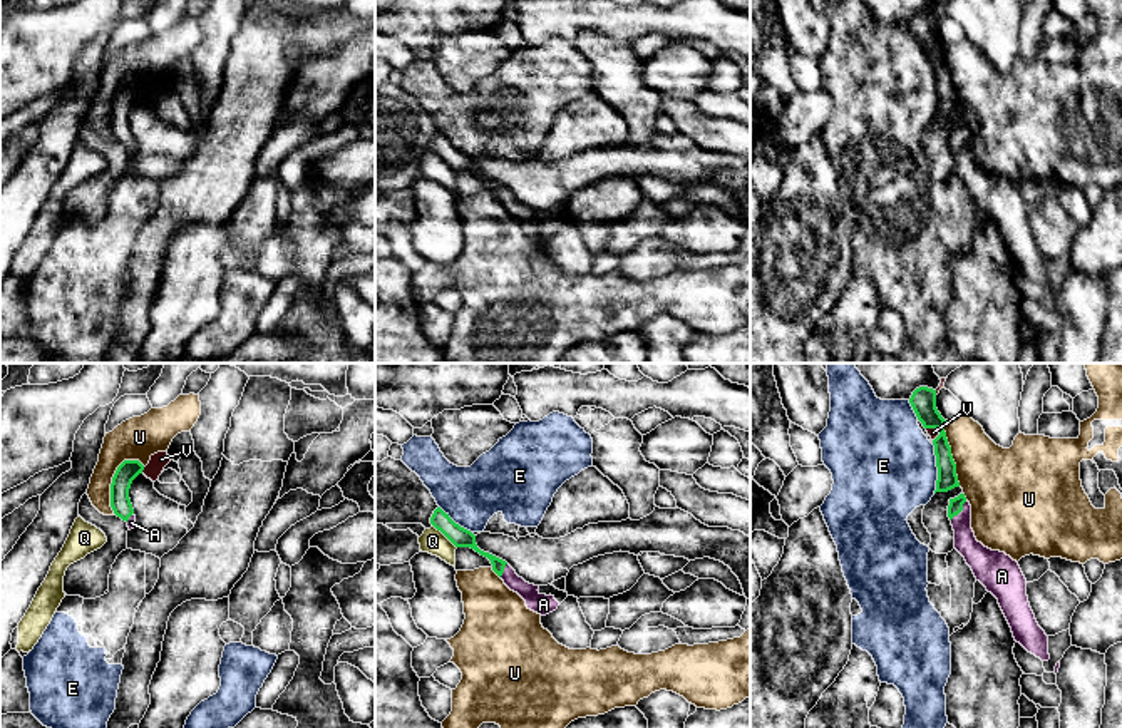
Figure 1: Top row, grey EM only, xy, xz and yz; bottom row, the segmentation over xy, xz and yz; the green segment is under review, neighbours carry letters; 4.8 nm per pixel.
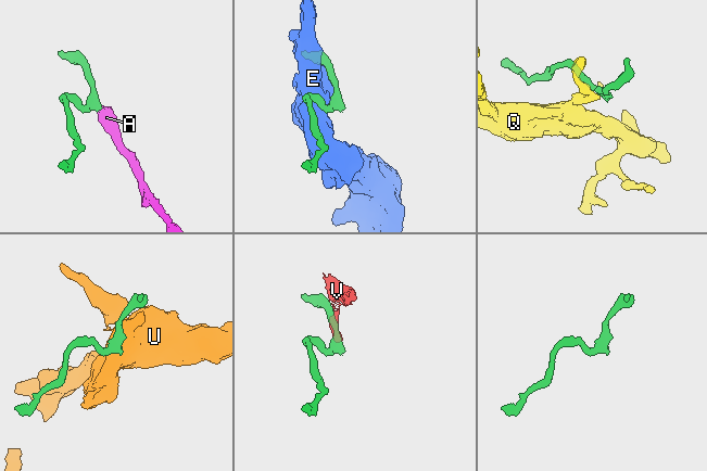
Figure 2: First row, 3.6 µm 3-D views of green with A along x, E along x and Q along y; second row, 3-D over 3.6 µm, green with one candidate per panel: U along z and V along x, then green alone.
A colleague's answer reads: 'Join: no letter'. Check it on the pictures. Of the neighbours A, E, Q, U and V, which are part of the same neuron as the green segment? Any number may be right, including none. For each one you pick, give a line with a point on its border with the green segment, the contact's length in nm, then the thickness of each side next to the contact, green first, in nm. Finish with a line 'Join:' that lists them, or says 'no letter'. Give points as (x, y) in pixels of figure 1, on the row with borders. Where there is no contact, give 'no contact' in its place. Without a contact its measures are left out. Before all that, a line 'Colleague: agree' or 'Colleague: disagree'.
Colleague: disagree
A: meets green in yz at (960, 511); contact 130 nm long; 70 nm thick on the green side, 120 nm on the other
Join: A

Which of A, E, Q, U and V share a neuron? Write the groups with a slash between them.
A / E / Q / U / V

